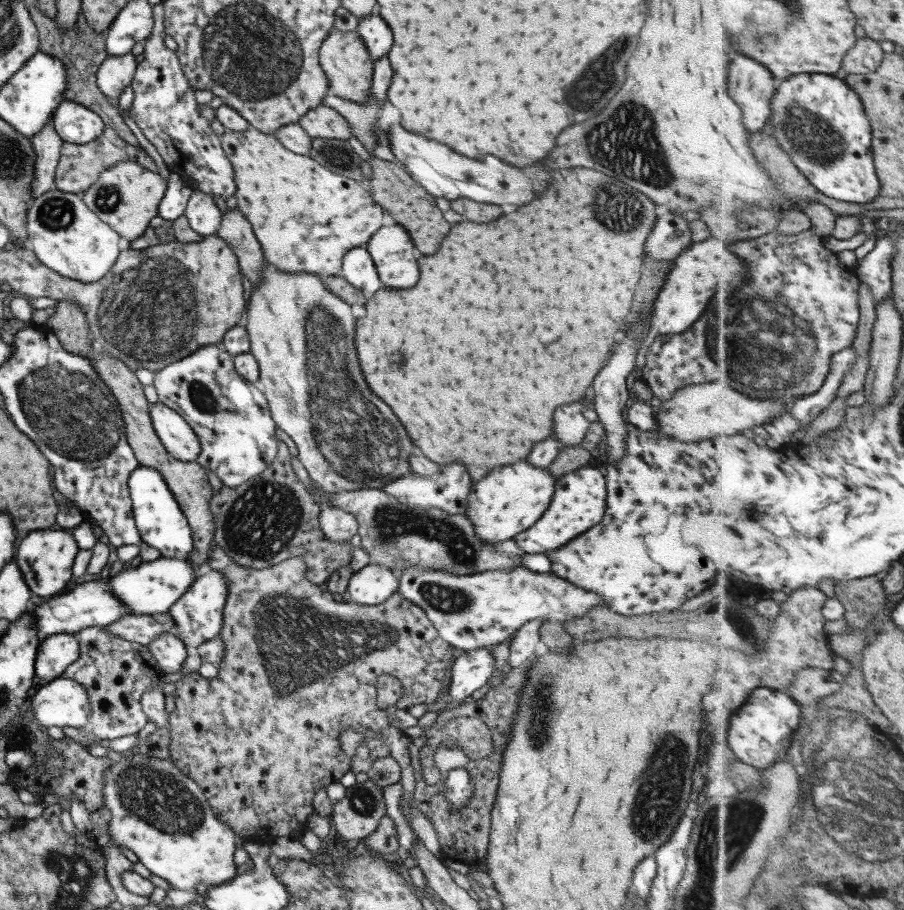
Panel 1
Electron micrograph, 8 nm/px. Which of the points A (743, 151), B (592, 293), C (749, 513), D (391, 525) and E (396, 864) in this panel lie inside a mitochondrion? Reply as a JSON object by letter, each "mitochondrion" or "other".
{"A":"other","B":"other","C":"mitochondrion","D":"mitochondrion","E":"other"}

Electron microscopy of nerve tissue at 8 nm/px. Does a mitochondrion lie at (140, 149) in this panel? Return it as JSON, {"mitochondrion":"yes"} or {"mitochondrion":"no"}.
{"mitochondrion":"no"}

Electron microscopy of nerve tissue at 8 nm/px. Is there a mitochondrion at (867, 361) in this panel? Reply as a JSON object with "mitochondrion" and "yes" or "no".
{"mitochondrion":"no"}

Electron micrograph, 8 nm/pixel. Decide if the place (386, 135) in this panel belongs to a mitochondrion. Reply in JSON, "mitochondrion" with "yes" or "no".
{"mitochondrion":"no"}

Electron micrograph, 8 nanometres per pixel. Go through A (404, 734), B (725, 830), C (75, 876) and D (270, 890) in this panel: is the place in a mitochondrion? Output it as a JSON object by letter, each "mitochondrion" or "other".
{"A":"other","B":"mitochondrion","C":"mitochondrion","D":"other"}

